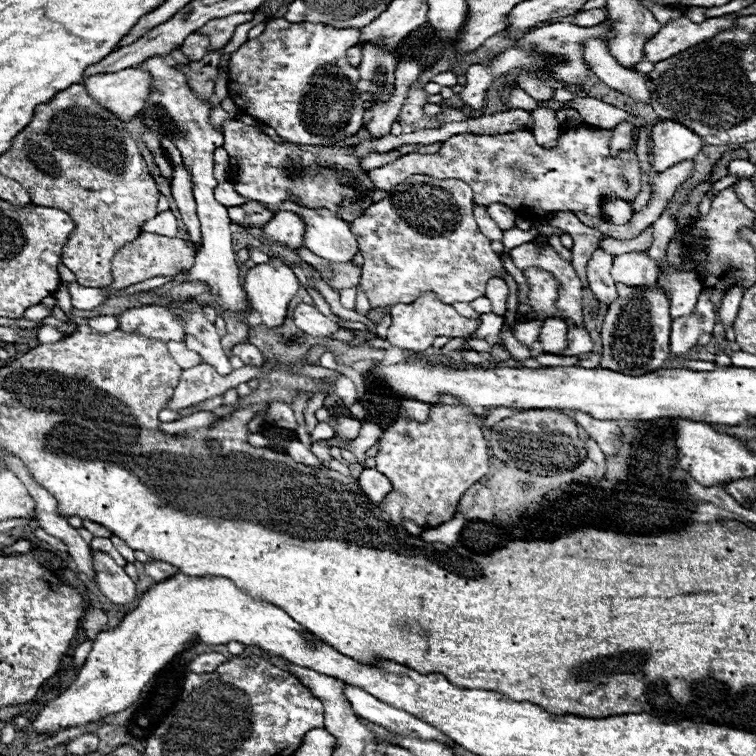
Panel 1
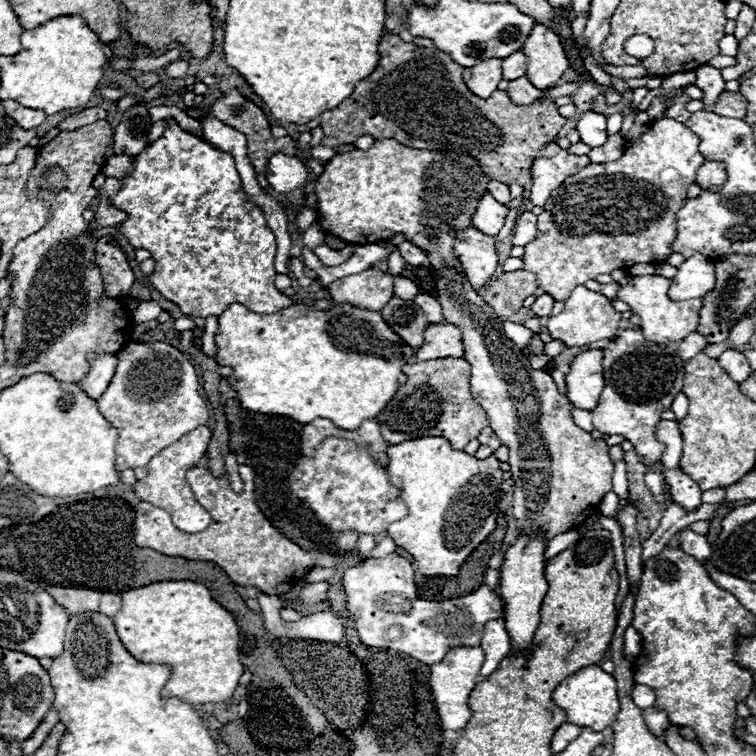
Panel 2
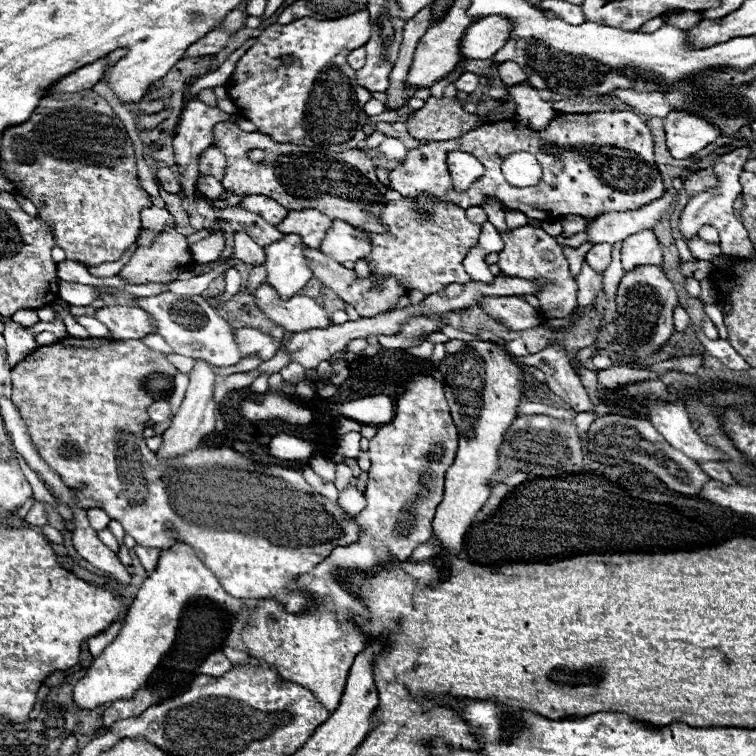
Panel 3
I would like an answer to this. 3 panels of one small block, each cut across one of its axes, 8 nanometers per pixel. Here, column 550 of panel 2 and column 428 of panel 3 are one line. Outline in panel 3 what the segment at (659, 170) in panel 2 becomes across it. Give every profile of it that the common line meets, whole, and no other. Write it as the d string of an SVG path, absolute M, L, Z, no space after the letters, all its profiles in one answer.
M418 196L418 200L390 200L384 206L384 212L380 212L380 222L388 232L366 232L372 242L372 252L364 260L368 260L372 274L394 276L400 280L400 286L420 290L426 296L434 292L442 294L448 284L472 282L462 262L466 254L478 246L480 224L472 224L466 218L466 210L458 204L436 200L434 196Z

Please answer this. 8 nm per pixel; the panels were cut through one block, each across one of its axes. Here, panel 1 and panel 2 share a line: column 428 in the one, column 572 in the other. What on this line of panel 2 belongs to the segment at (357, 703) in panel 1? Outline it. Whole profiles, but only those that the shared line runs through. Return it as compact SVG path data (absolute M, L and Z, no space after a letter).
M562 724L556 732L554 732L554 736L552 736L552 740L550 740L550 750L552 750L552 754L560 754L578 734L582 732L582 728L576 728L574 724Z

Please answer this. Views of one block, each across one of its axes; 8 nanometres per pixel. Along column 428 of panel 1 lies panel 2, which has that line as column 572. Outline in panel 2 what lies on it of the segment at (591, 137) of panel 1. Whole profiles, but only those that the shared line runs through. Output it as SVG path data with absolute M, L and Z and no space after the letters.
M554 142L546 144L530 166L534 180L530 190L530 202L534 206L544 206L554 188L558 188L568 176L578 174L588 164L588 156L574 156Z

